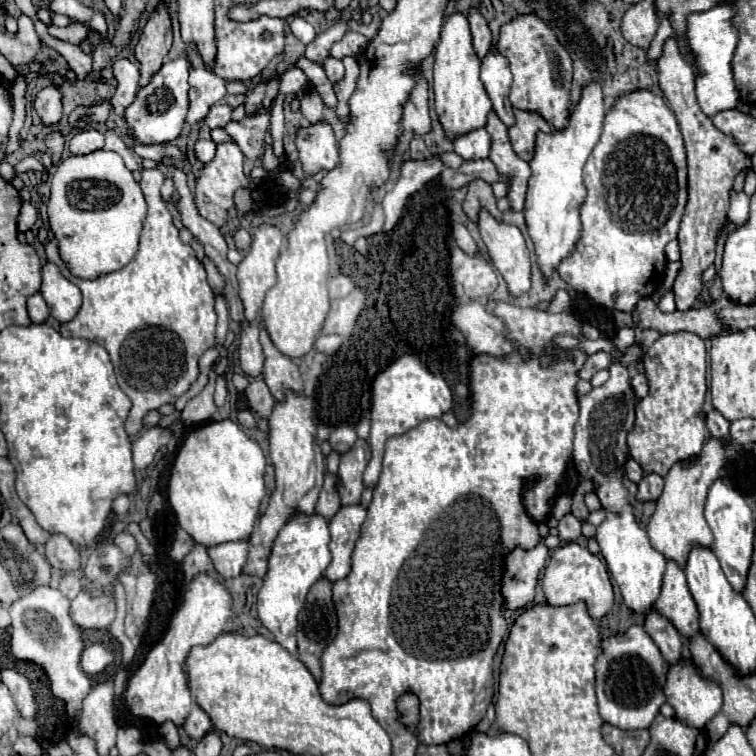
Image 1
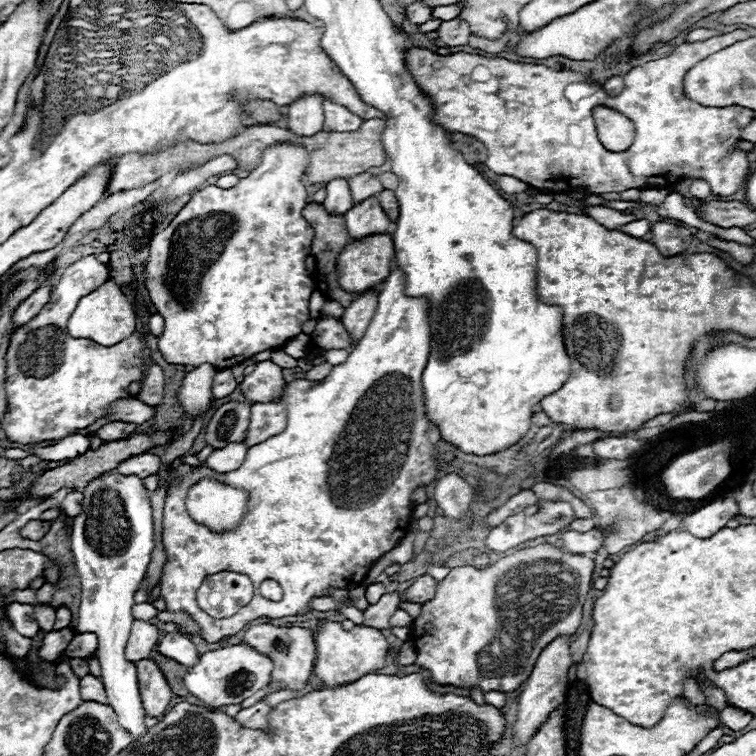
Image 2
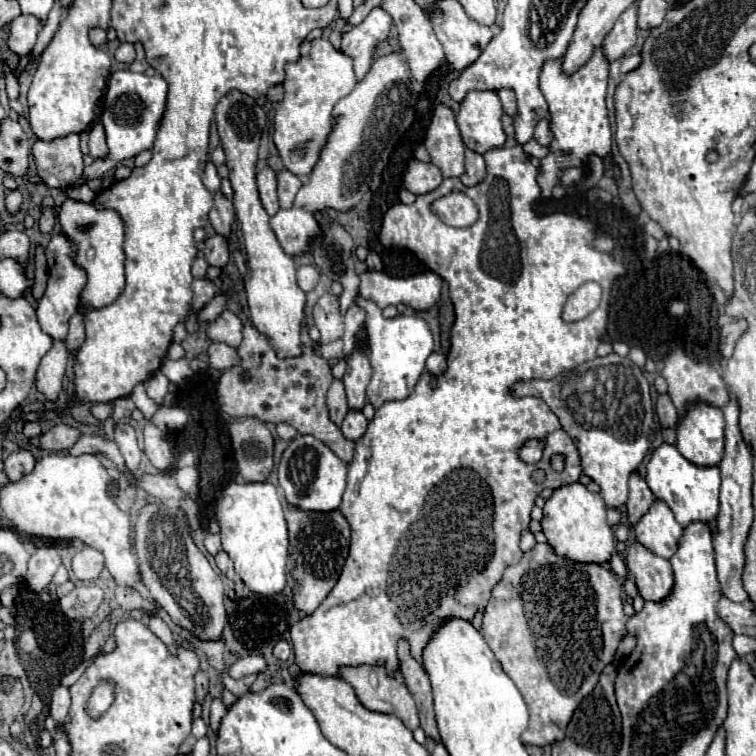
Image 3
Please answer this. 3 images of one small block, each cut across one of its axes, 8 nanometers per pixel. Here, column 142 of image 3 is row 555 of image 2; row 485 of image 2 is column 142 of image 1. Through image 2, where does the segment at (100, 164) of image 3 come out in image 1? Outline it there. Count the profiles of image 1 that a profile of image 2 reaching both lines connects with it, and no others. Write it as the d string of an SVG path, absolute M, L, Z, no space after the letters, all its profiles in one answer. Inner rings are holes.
M188 54L178 56L162 66L162 70L150 80L148 86L138 90L136 100L126 108L124 120L130 128L130 136L140 140L142 144L166 144L180 136L186 114L188 114L188 74L190 74L190 60ZM174 96L174 102L172 102Z

